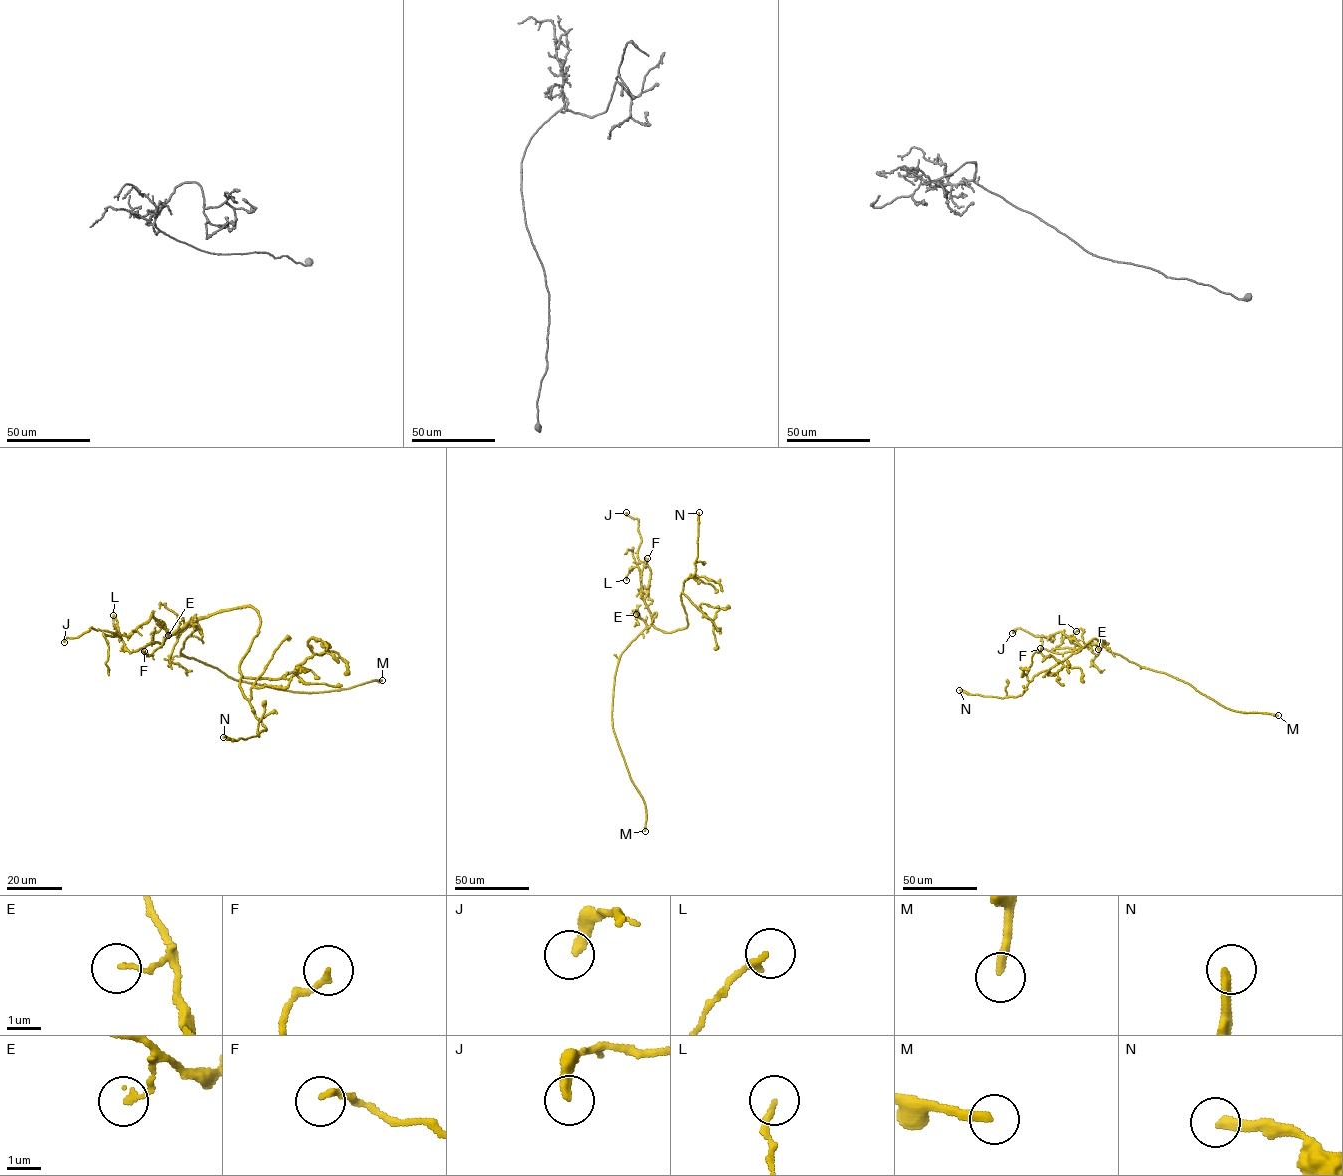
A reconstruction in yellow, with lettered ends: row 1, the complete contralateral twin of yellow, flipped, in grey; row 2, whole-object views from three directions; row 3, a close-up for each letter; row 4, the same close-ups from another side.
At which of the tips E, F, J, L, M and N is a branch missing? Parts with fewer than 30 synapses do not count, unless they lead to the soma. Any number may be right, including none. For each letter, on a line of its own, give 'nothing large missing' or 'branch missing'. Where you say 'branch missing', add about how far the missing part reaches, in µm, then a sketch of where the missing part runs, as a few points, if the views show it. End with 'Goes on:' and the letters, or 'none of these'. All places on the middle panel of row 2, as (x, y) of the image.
E: nothing large missing
F: nothing large missing
J: nothing large missing
L: nothing large missing
M: branch missing; missing 80 µm
N: nothing large missing
Goes on: M

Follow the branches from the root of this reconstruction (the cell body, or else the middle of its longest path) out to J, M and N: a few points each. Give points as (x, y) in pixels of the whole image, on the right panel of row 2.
J: (1115, 653), (1099, 643), (1081, 647), (1060, 632), (1050, 634), (1049, 639), (1020, 628), (1012, 633)
M: (1115, 653), (1189, 683), (1226, 708), (1278, 715)
N: (1115, 653), (1103, 645), (1104, 640), (1093, 639), (1039, 672), (1016, 697), (983, 696), (959, 690)

